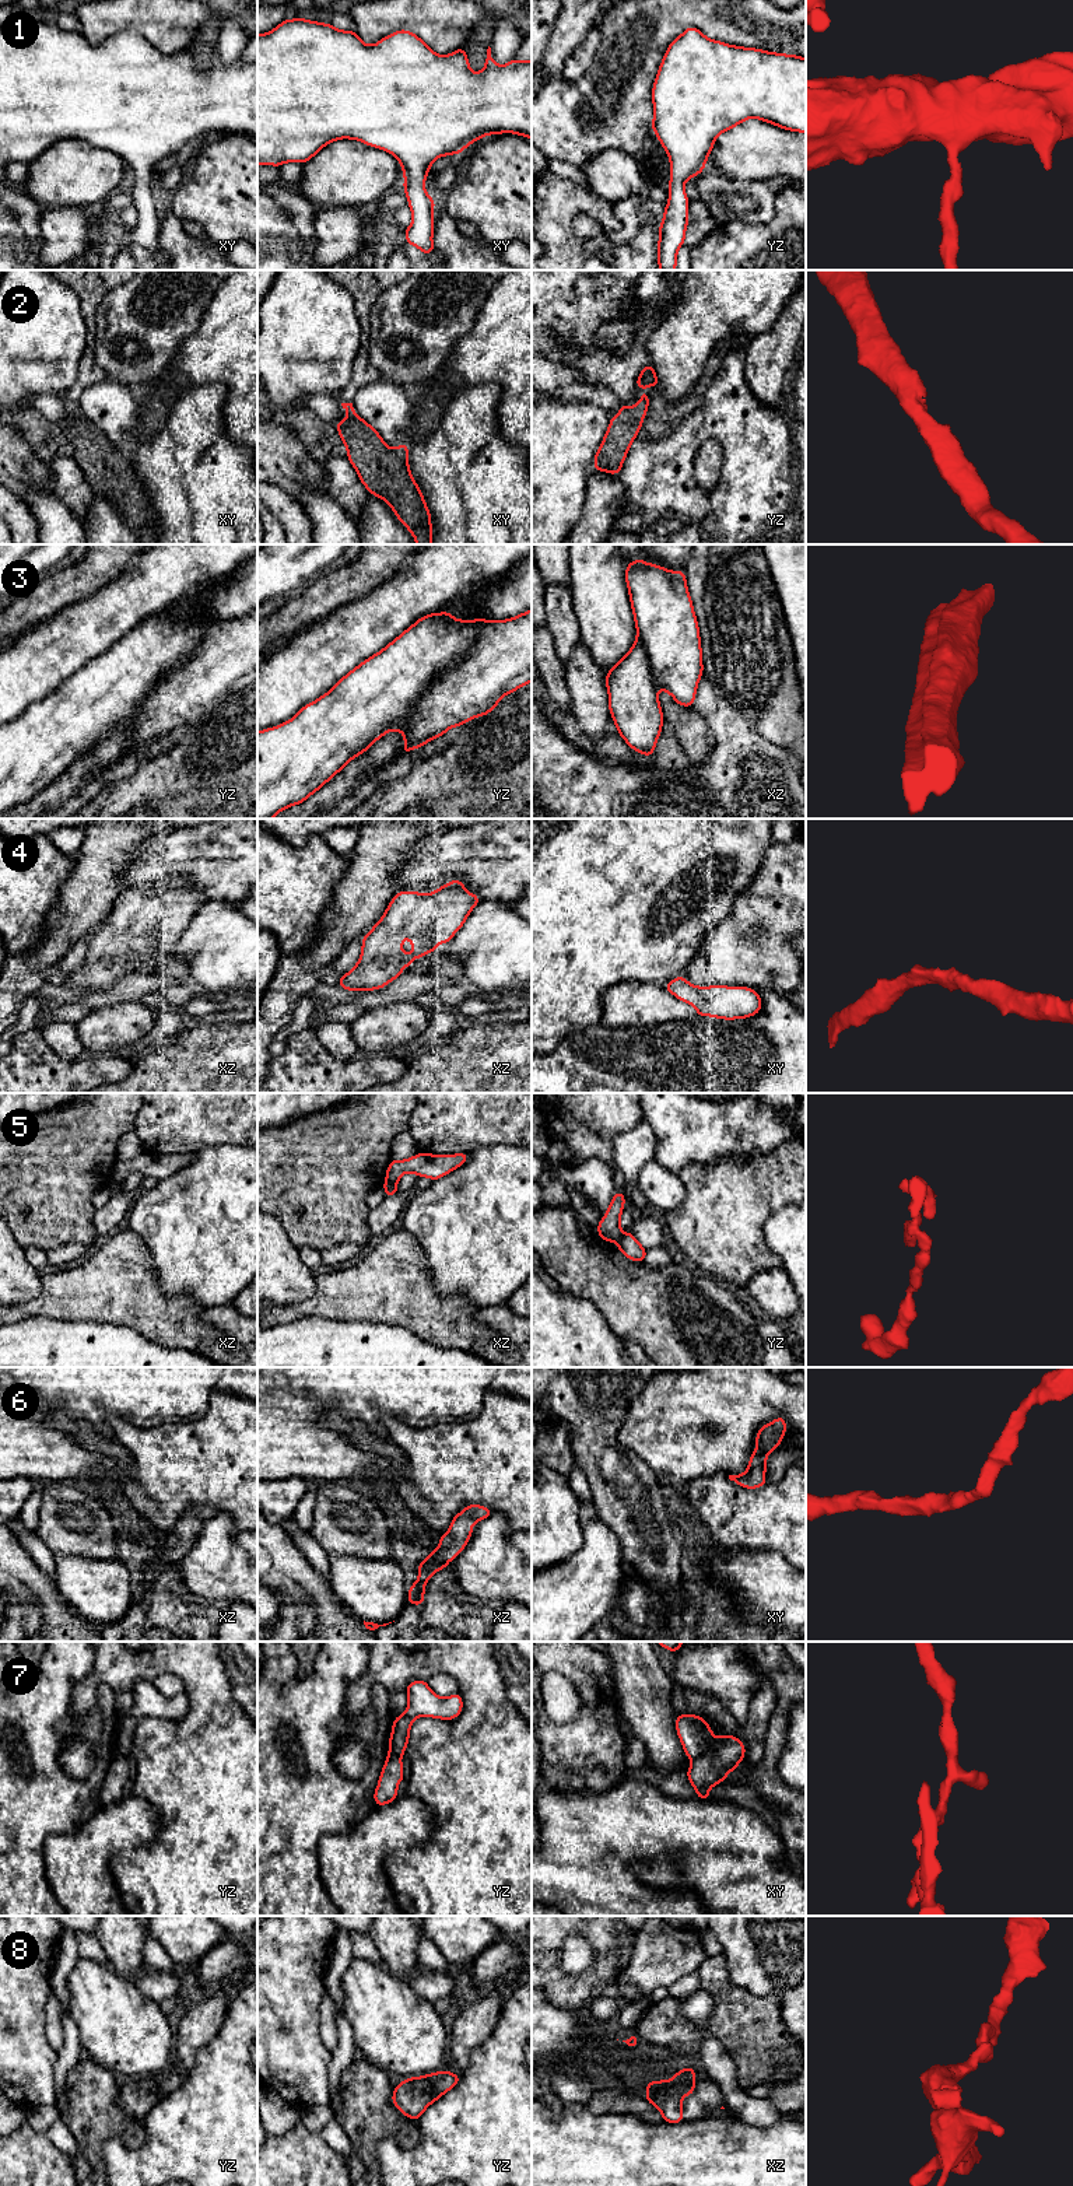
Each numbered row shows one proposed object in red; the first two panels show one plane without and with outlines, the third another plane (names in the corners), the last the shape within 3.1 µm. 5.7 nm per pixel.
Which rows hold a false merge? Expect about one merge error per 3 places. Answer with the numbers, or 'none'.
3, 5, 7

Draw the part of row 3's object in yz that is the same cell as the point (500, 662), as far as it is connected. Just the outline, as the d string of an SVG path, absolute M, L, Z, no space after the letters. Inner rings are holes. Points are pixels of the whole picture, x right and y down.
M532 609L508 620L490 623L483 635L439 677L434 679L418 701L393 731L404 735L403 754L434 740L453 726L492 711L499 700L532 682Z

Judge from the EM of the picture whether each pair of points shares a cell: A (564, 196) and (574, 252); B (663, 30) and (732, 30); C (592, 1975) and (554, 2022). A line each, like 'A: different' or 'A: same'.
A: same
B: same
C: different

